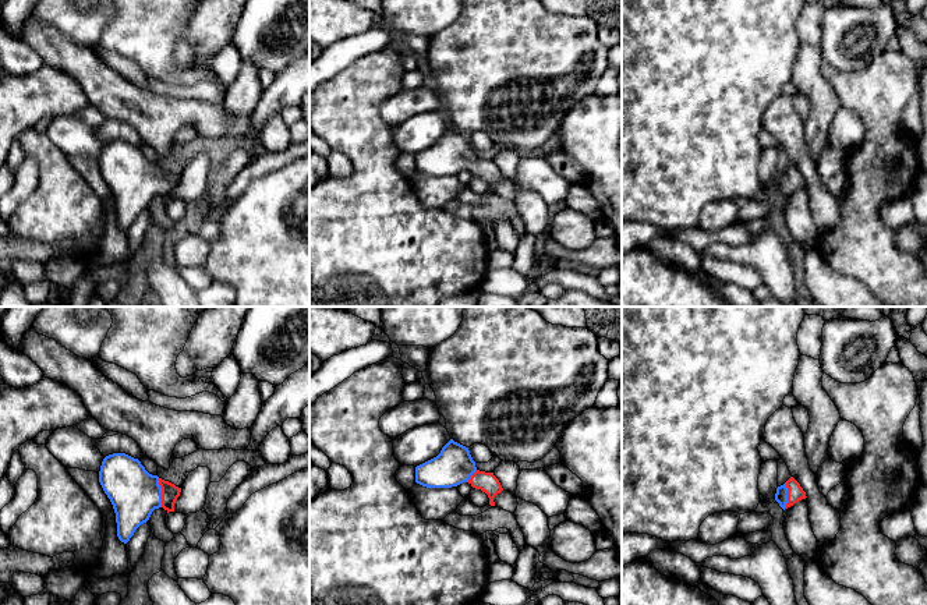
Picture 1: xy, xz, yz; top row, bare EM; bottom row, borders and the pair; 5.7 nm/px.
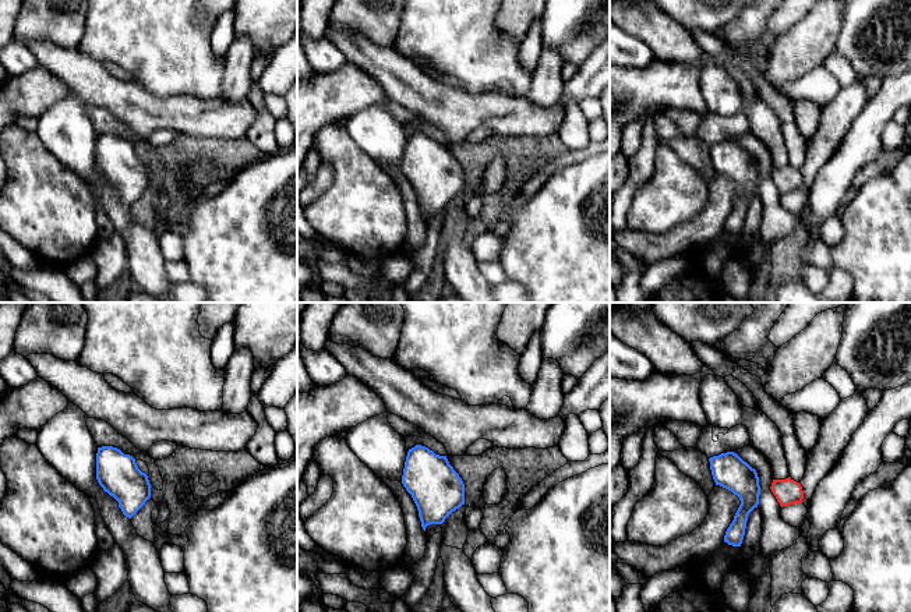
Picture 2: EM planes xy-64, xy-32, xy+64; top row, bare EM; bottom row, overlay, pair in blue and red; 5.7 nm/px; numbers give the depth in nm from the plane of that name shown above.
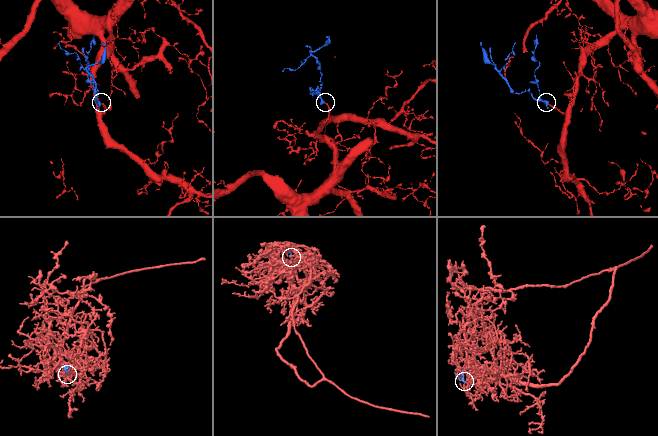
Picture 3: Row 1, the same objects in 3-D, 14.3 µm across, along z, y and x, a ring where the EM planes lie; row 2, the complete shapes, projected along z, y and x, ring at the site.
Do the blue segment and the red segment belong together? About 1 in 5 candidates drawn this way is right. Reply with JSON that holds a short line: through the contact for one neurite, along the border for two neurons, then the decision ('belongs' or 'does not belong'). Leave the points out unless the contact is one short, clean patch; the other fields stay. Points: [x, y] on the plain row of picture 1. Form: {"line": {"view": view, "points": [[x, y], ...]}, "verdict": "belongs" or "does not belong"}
{"line": {"view": "xy", "points": [[134, 181], [161, 180], [170, 180]]}, "verdict": "belongs"}

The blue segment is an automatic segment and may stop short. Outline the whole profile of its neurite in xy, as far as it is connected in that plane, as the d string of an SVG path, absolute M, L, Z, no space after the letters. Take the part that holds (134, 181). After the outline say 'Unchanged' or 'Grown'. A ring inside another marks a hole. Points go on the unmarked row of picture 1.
M113 141L103 146L99 170L113 192L117 224L124 231L149 208L155 197L174 199L181 180L174 171L149 162L138 146L125 141Z. Grown

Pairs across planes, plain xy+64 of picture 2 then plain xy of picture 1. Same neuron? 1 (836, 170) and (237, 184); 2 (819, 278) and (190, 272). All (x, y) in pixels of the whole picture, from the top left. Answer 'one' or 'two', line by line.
1: two
2: one

